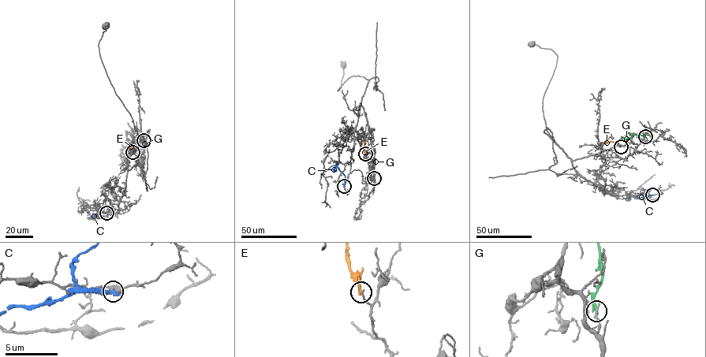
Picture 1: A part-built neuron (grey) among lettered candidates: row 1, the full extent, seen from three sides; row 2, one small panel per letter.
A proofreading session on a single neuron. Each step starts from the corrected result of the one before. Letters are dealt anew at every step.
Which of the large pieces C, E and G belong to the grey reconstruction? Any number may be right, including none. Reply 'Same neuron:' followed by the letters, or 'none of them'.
Same neuron: none of them

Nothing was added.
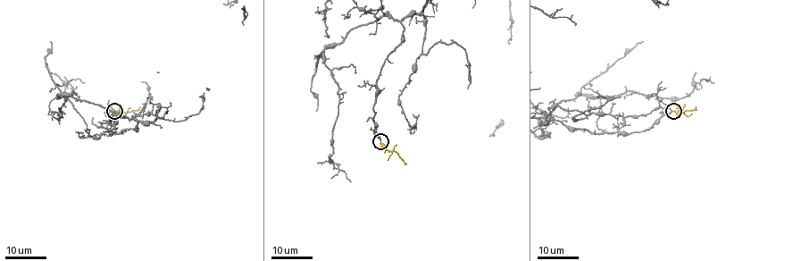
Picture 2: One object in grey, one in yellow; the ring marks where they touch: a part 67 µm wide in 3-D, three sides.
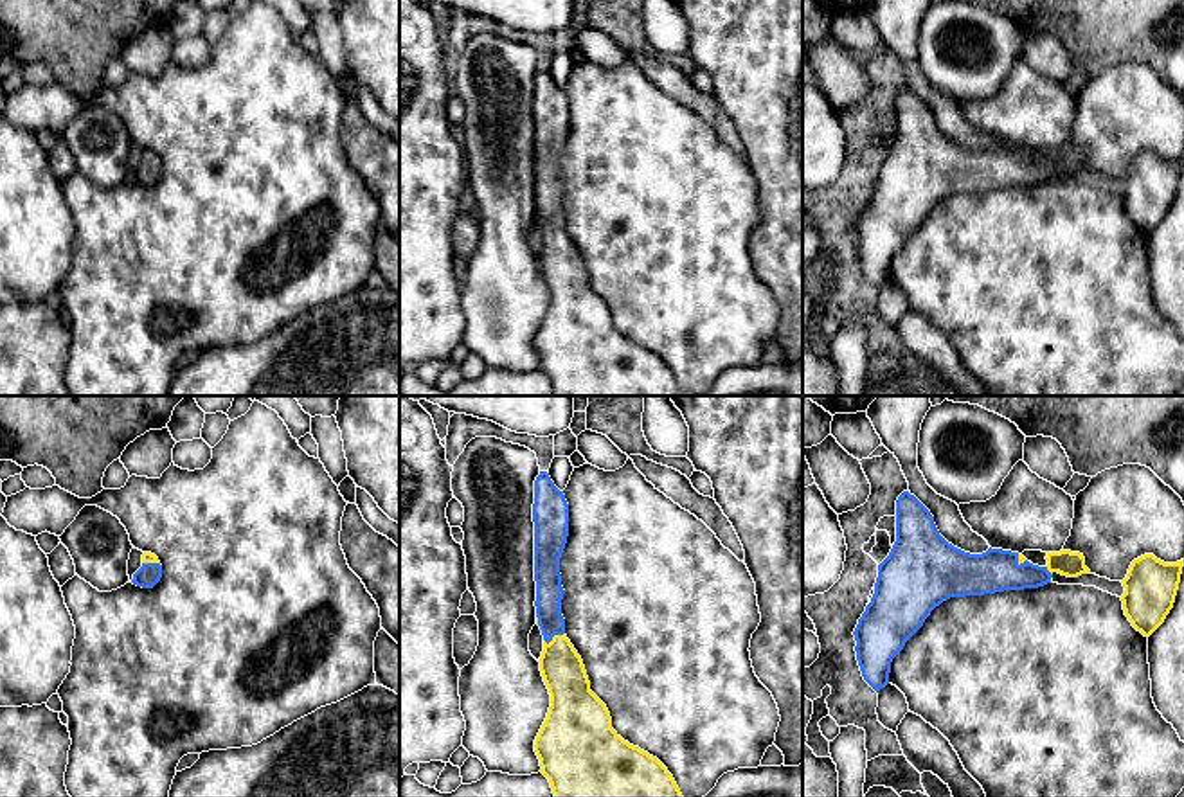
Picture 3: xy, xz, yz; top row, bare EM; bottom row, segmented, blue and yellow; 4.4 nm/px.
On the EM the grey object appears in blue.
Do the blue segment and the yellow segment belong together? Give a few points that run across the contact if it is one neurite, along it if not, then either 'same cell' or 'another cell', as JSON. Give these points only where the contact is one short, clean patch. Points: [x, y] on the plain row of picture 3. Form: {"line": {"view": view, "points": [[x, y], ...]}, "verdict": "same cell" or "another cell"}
{"verdict": "same cell"}

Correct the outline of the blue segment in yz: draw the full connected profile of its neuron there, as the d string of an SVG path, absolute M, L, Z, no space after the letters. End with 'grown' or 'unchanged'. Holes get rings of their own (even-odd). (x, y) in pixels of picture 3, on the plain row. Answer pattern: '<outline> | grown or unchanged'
M909 88L896 97L896 139L878 162L875 191L853 228L857 257L864 277L878 290L889 281L891 259L905 239L923 223L930 209L950 194L984 193L1004 187L1038 185L1053 180L1053 171L1067 175L1090 171L1080 149L1047 149L1047 162L1038 164L1022 151L988 146L982 151L964 149L948 140L937 128L930 108Z | grown

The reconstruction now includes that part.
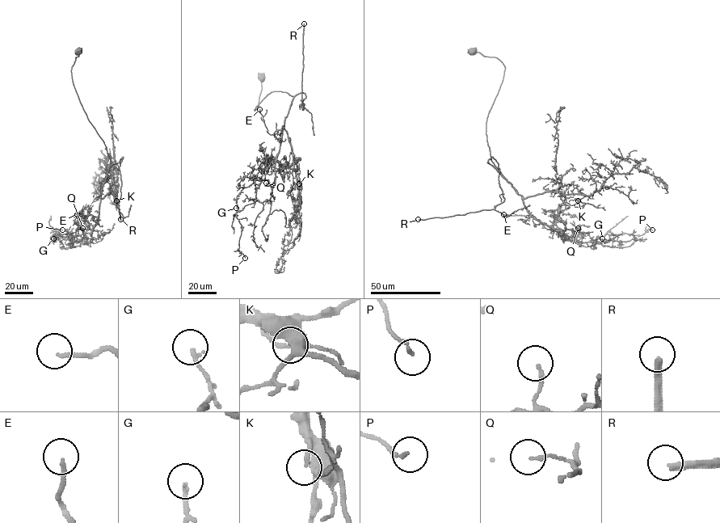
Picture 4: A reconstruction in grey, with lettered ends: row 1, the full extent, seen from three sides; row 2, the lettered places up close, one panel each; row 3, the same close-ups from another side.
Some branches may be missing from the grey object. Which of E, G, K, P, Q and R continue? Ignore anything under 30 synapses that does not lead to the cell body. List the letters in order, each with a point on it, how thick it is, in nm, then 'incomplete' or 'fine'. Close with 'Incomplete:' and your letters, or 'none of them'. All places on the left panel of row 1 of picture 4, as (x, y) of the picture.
E: at (77, 214); 150 nm thick; incomplete
G: at (53, 238); 150 nm thick; fine
K: at (116, 200); 150 nm thick; fine
P: at (62, 229); 120 nm thick; fine
Q: at (82, 228); 130 nm thick; fine
R: at (120, 219); 280 nm thick; incomplete
Incomplete: E, R

